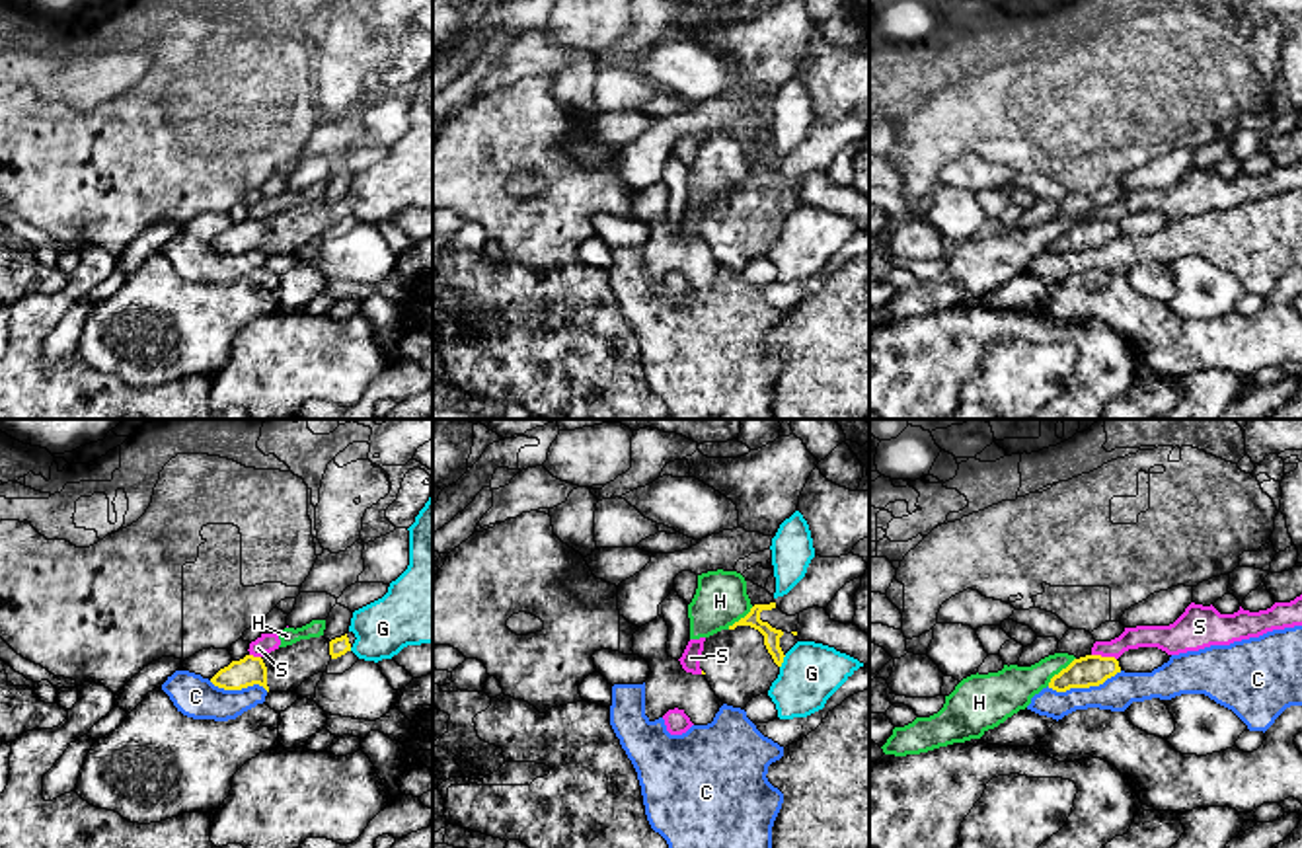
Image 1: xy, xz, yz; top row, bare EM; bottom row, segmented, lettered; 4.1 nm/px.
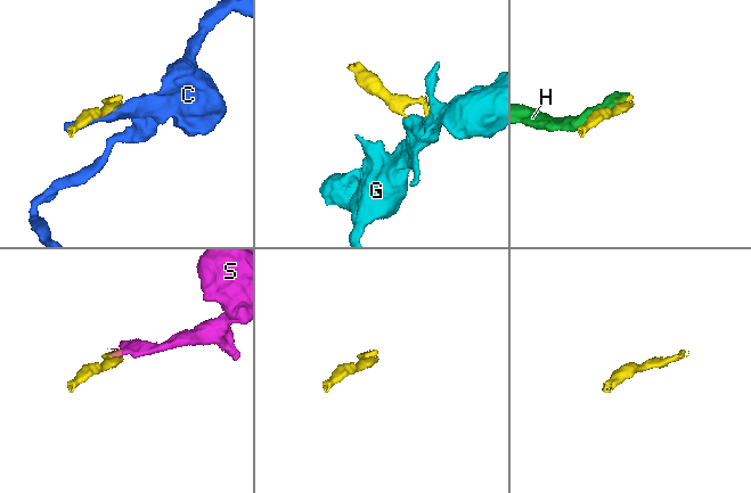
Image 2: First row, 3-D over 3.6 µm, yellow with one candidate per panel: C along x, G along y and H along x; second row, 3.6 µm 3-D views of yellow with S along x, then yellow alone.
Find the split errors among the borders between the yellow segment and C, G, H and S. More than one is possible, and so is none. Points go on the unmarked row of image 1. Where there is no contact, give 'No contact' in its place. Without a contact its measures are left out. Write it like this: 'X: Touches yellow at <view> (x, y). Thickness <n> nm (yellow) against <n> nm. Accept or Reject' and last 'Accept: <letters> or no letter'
C: Touches yellow at yz (1084, 250). Thickness 130 nm (yellow) against 140 nm. Reject
G: Touches yellow at xz (782, 225). Thickness 70 nm (yellow) against 240 nm. Reject
H: Touches yellow at yz (1061, 234). Thickness 130 nm (yellow) against 190 nm. Reject
S: Touches yellow at yz (1104, 221). Thickness 130 nm (yellow) against 100 nm. Reject
Accept: no letter

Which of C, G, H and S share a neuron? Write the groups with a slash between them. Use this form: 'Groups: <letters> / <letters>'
Groups: C / G / H S

